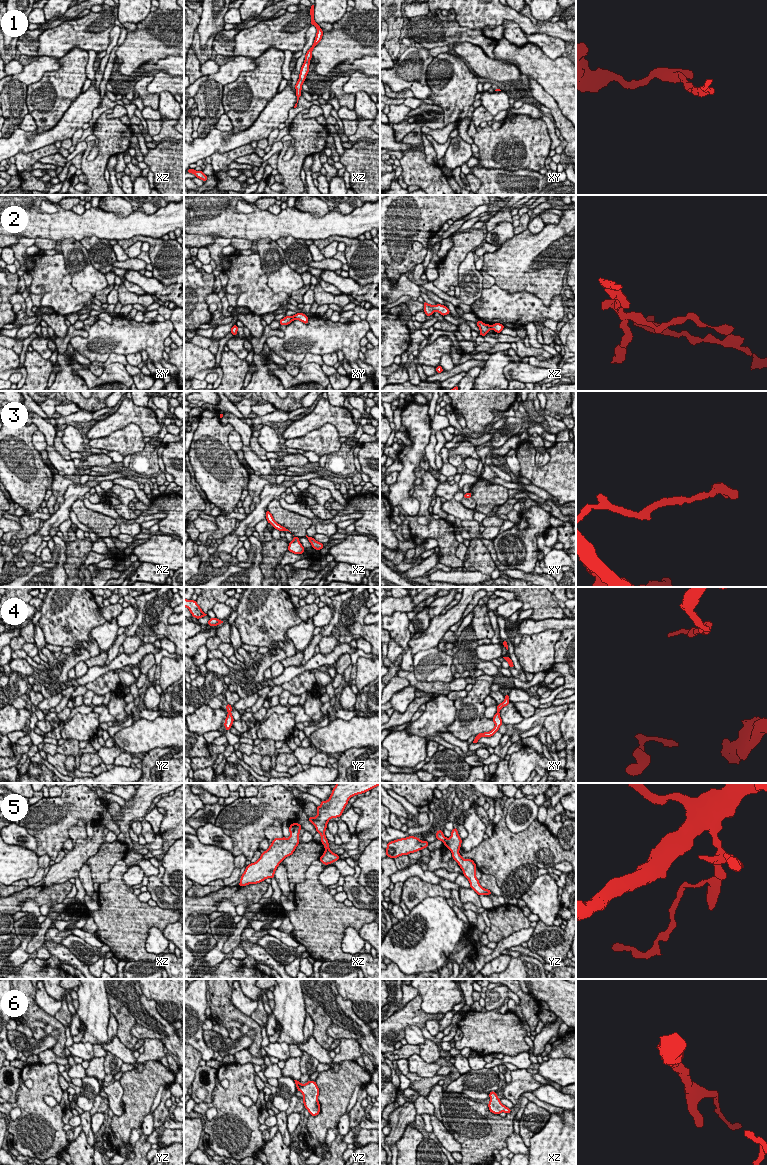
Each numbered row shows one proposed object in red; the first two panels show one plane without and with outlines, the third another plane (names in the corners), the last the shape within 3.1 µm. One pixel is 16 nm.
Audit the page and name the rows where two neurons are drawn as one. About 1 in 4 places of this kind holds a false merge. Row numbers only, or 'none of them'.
2, 5

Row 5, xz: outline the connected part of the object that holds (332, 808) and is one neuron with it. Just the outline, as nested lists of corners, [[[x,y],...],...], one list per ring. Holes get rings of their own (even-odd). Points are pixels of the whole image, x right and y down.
[[[336,783],[329,799],[321,801],[321,805],[317,806],[317,816],[308,817],[308,820],[315,826],[317,833],[321,835],[321,842],[325,849],[329,848],[325,835],[329,820],[341,817],[351,797],[370,791],[379,785],[380,783]]]

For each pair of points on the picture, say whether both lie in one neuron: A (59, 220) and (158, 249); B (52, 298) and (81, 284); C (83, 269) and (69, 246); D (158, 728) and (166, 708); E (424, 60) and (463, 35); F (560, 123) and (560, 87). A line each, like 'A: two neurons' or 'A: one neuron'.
A: two neurons
B: two neurons
C: one neuron
D: two neurons
E: two neurons
F: two neurons

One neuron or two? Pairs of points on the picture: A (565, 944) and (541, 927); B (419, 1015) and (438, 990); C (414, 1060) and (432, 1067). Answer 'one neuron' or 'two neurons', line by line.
A: one neuron
B: two neurons
C: one neuron

